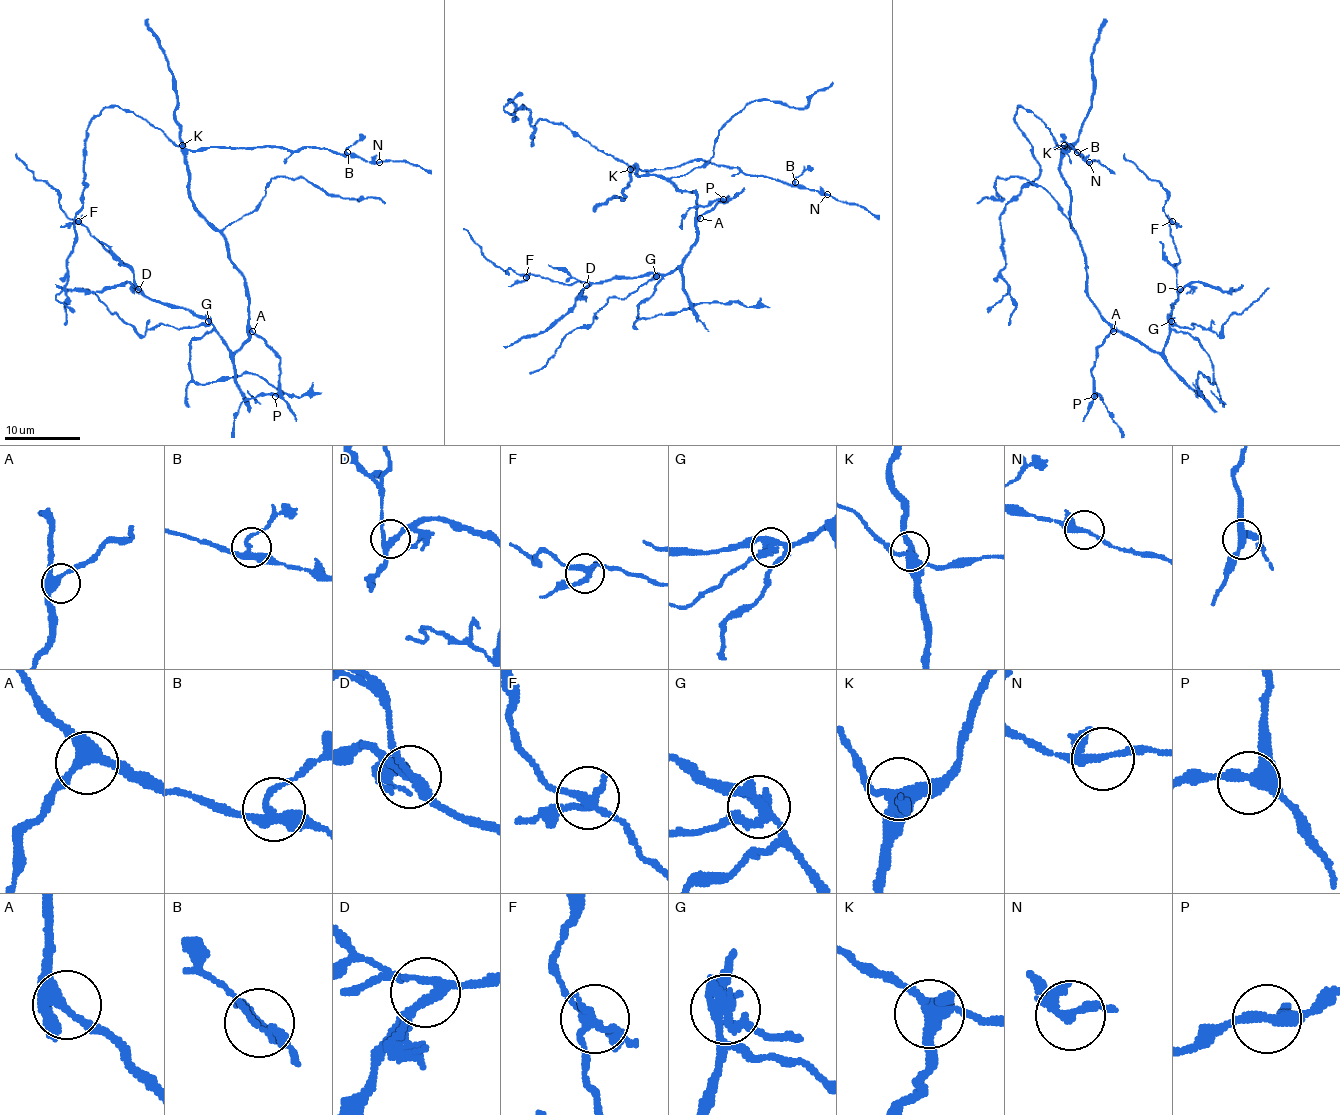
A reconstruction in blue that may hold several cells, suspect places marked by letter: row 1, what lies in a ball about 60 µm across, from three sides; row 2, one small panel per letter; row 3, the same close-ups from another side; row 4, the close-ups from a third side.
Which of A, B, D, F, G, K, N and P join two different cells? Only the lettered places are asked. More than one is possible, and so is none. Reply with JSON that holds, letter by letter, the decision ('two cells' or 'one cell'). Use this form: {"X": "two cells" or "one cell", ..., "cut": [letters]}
{"A": "one cell", "B": "one cell", "D": "one cell", "F": "one cell", "G": "two cells", "K": "one cell", "N": "one cell", "P": "one cell", "cut": ["G"]}

